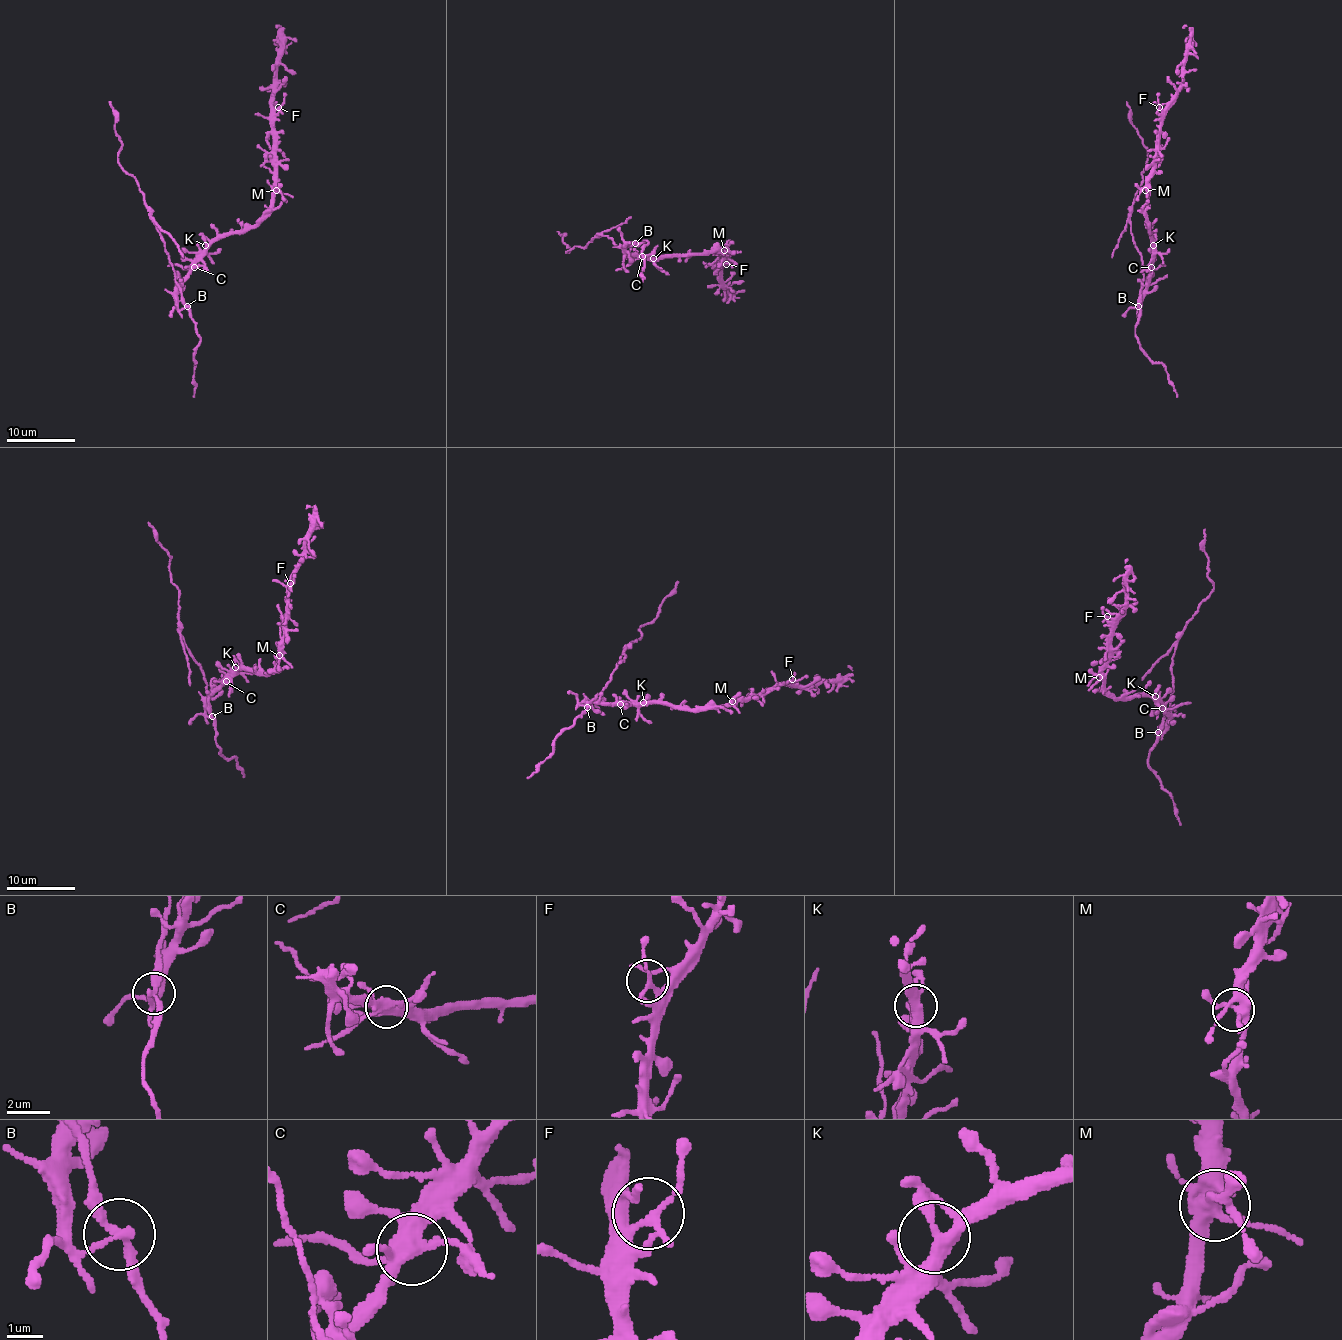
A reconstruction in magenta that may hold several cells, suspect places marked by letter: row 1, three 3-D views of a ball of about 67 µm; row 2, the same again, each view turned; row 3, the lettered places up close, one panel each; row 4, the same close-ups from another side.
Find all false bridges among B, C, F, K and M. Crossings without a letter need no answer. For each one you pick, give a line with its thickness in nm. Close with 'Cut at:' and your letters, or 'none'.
B: Thickness 220 nm
C: Thickness 440 nm
Cut at: B, C

